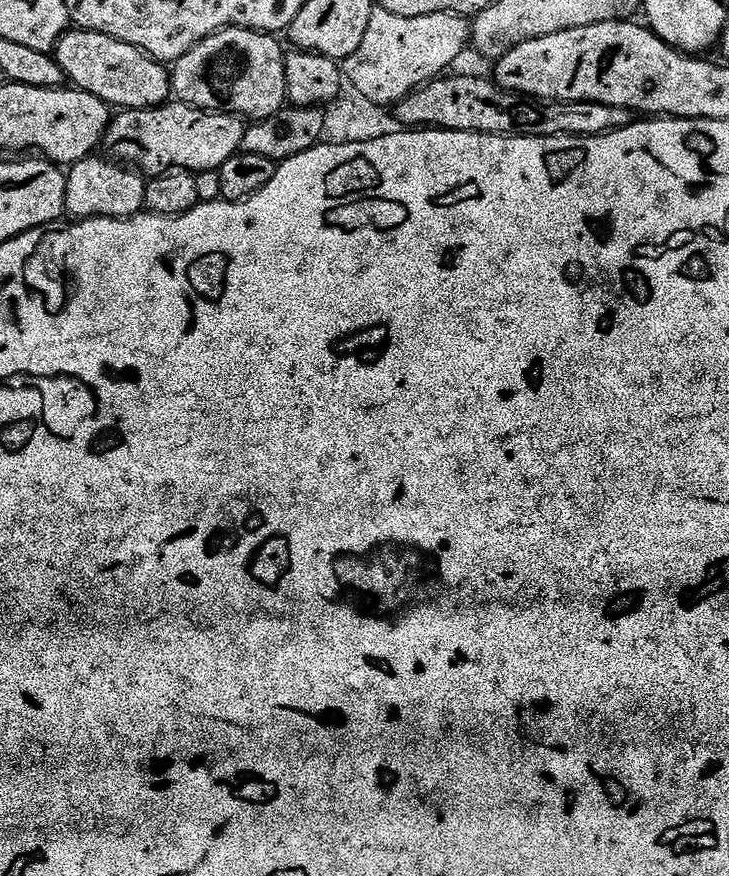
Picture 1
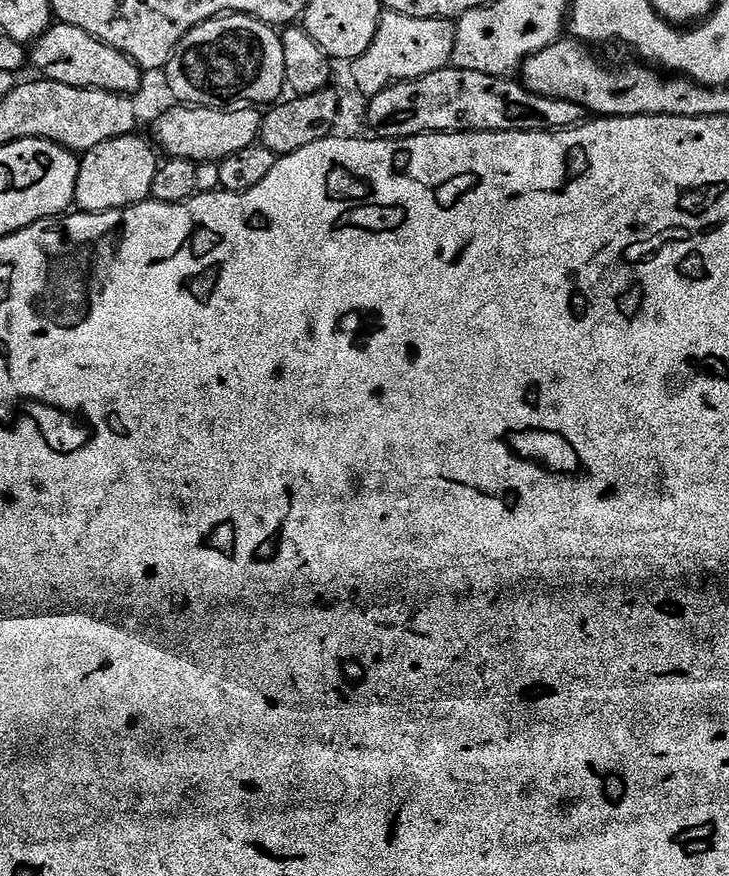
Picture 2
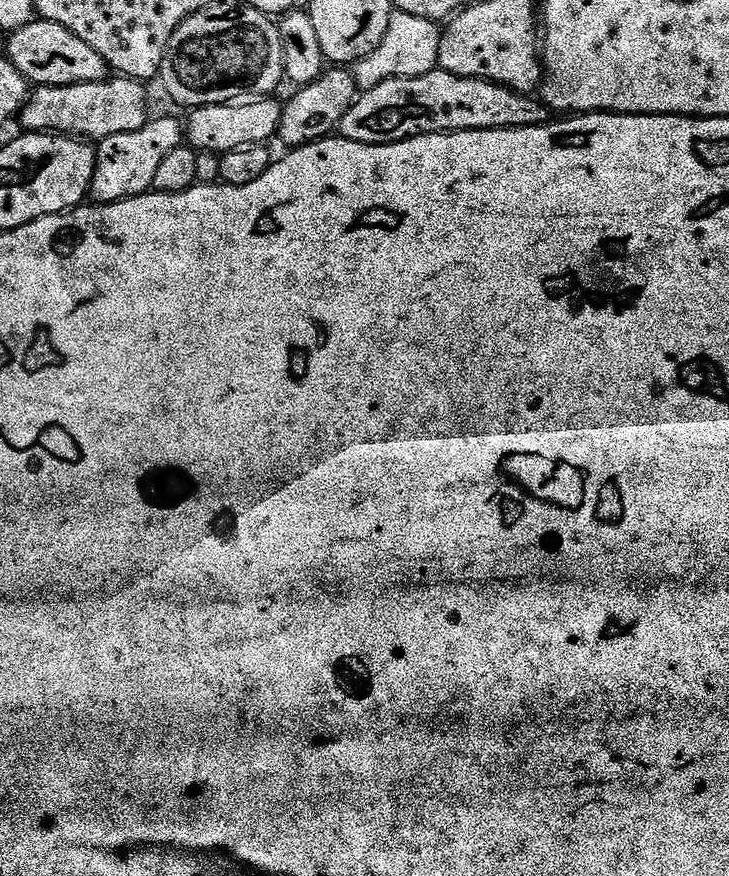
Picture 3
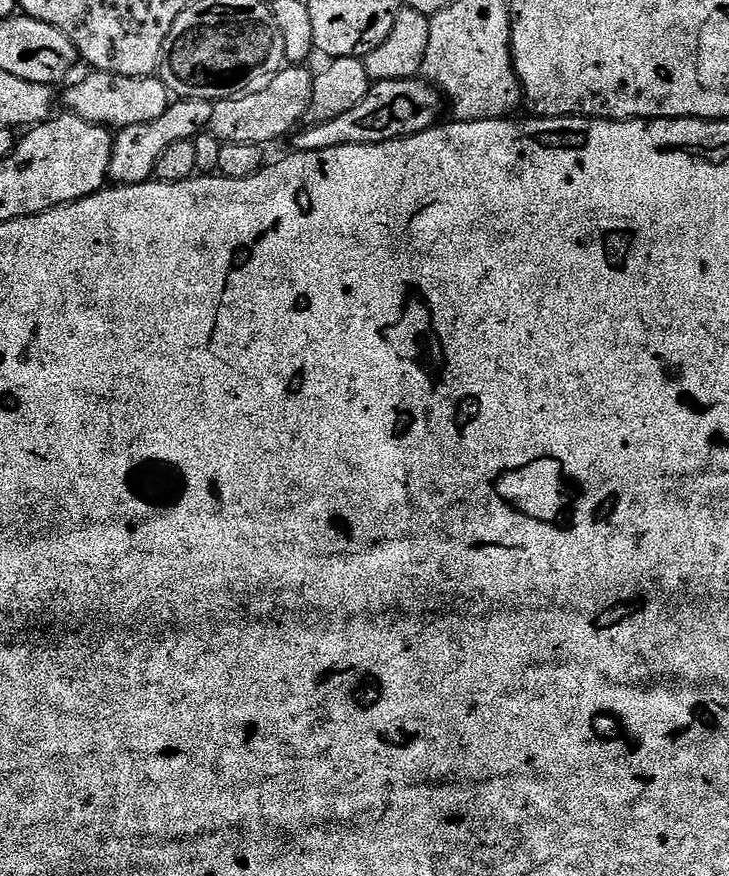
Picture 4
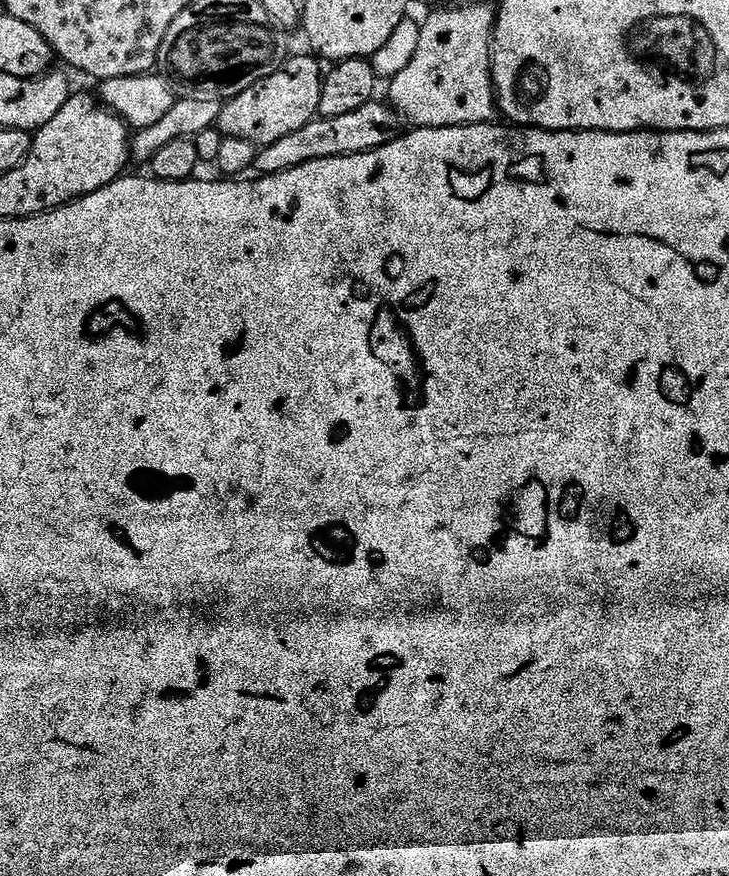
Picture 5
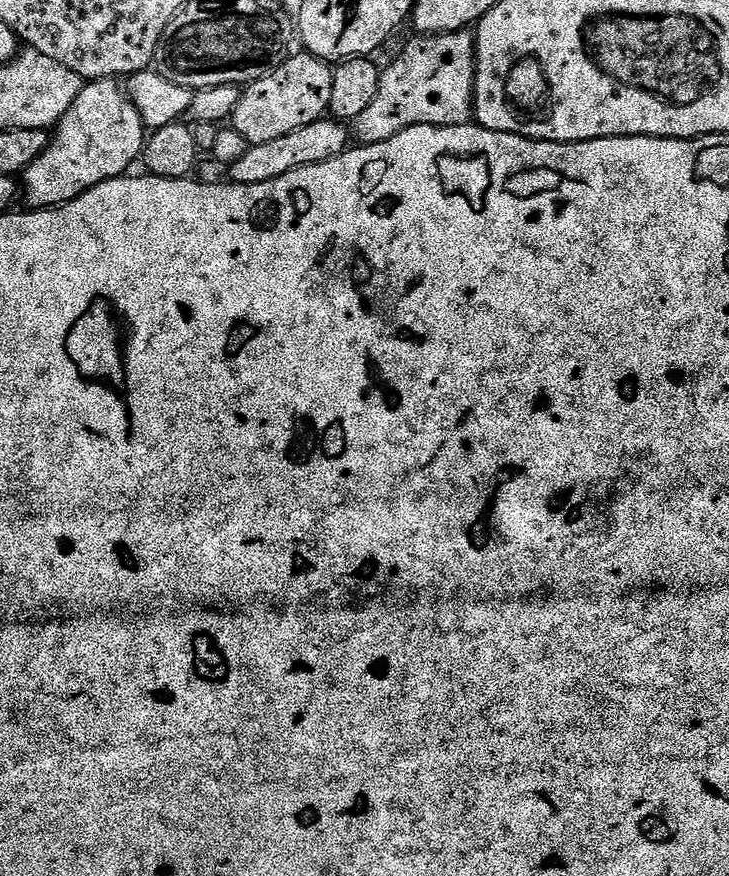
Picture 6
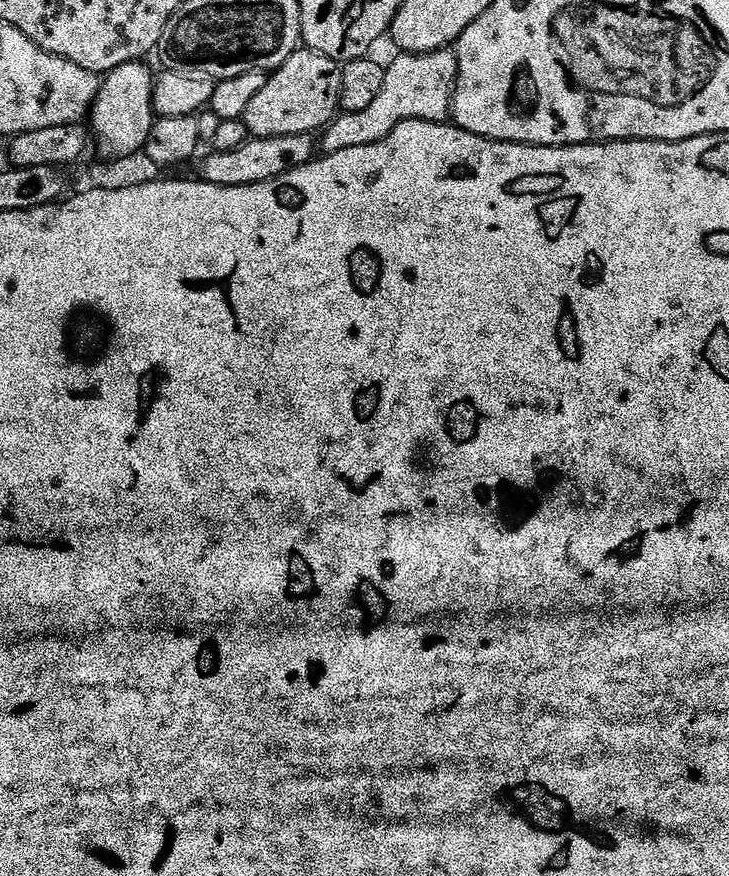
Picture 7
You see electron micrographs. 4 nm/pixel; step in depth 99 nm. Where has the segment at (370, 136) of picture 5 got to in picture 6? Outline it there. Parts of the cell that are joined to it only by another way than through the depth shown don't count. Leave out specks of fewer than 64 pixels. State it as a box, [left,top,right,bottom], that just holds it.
[227,118,350,184]

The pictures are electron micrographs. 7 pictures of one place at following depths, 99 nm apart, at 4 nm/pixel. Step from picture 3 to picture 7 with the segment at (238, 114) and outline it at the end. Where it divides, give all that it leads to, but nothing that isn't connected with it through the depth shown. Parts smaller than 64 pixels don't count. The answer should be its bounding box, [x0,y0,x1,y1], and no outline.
[242,47,341,138]

